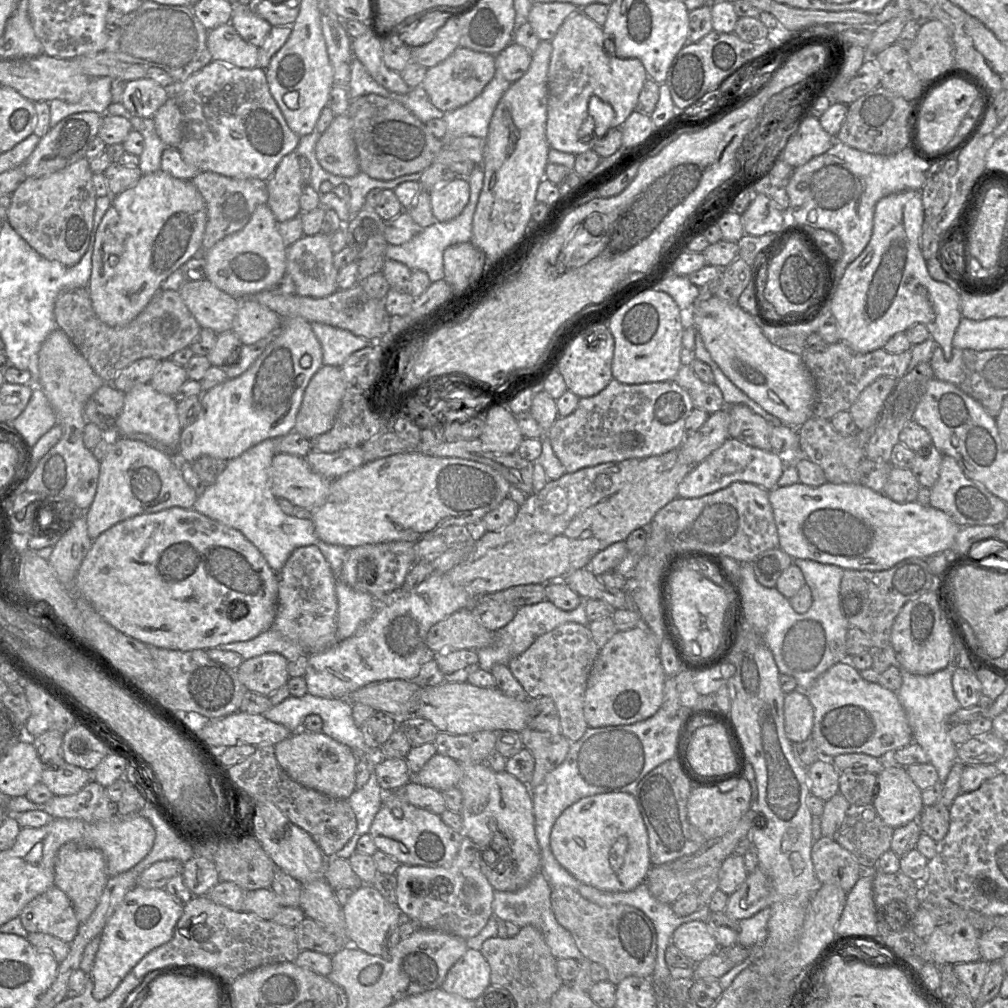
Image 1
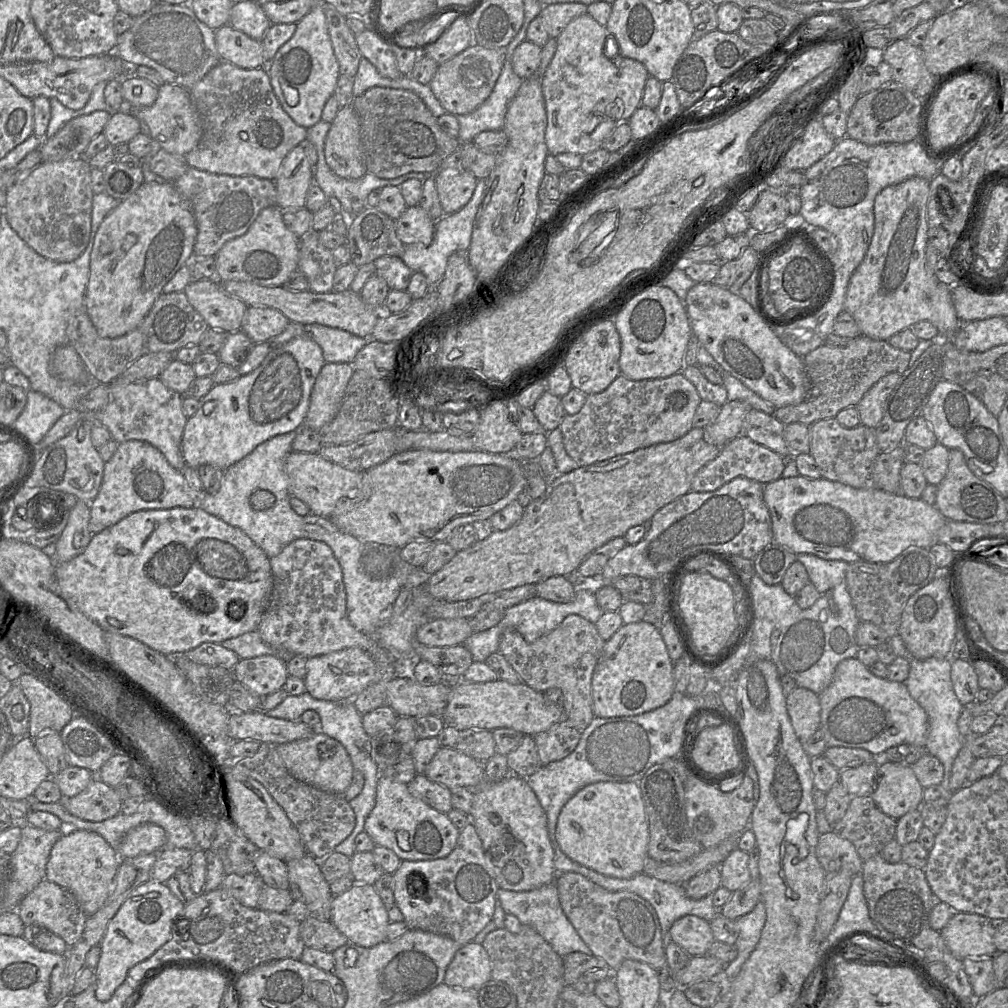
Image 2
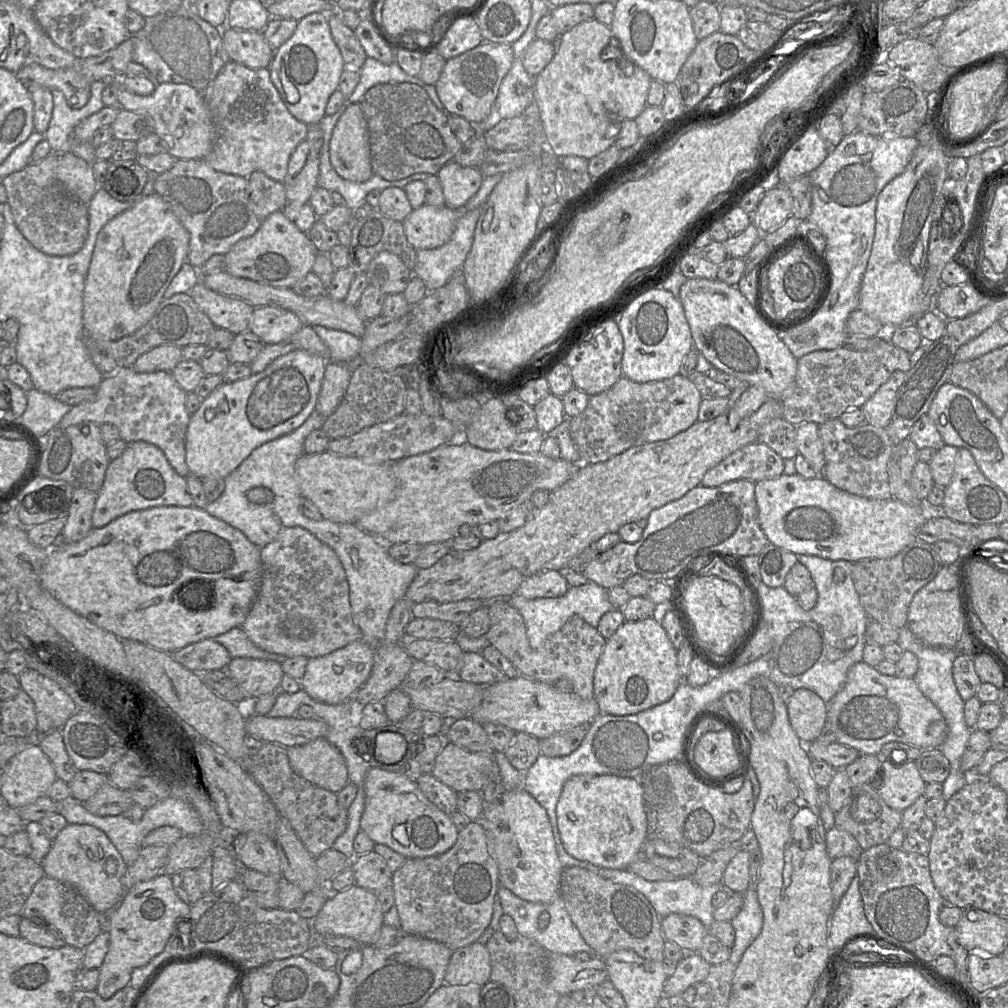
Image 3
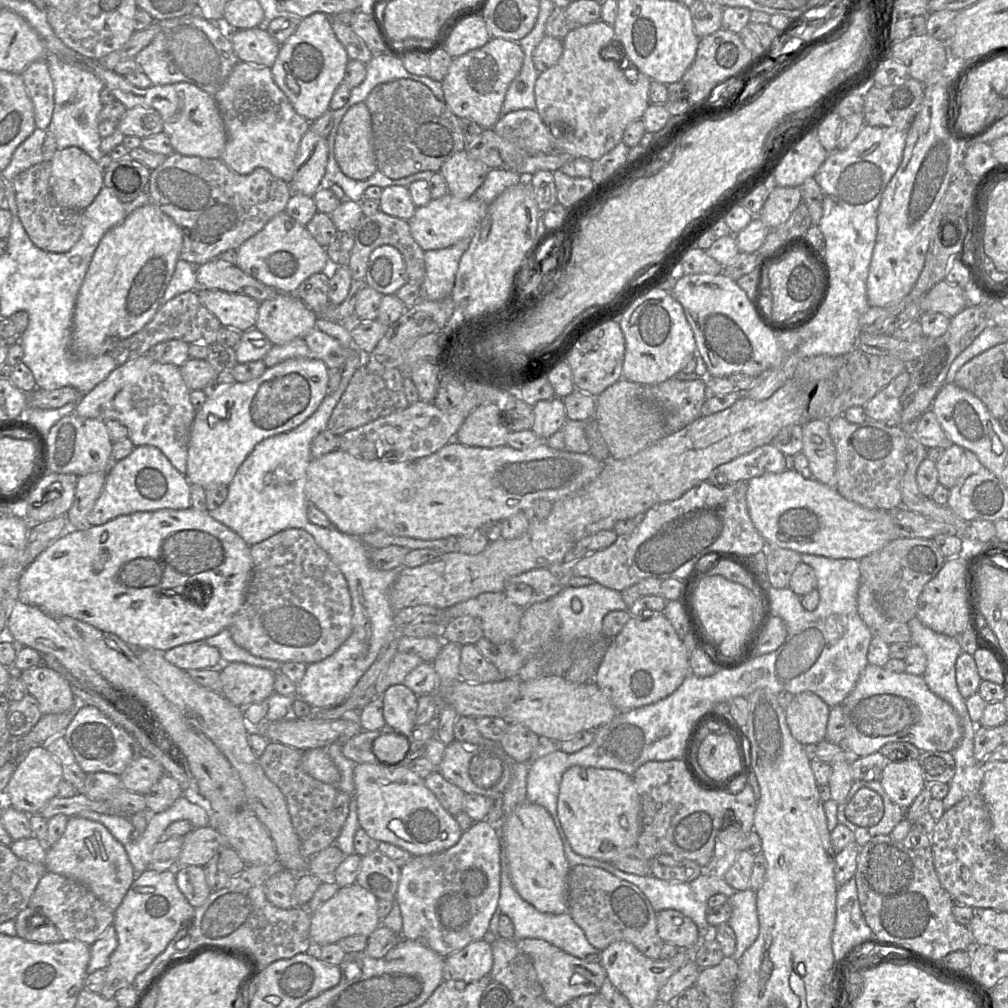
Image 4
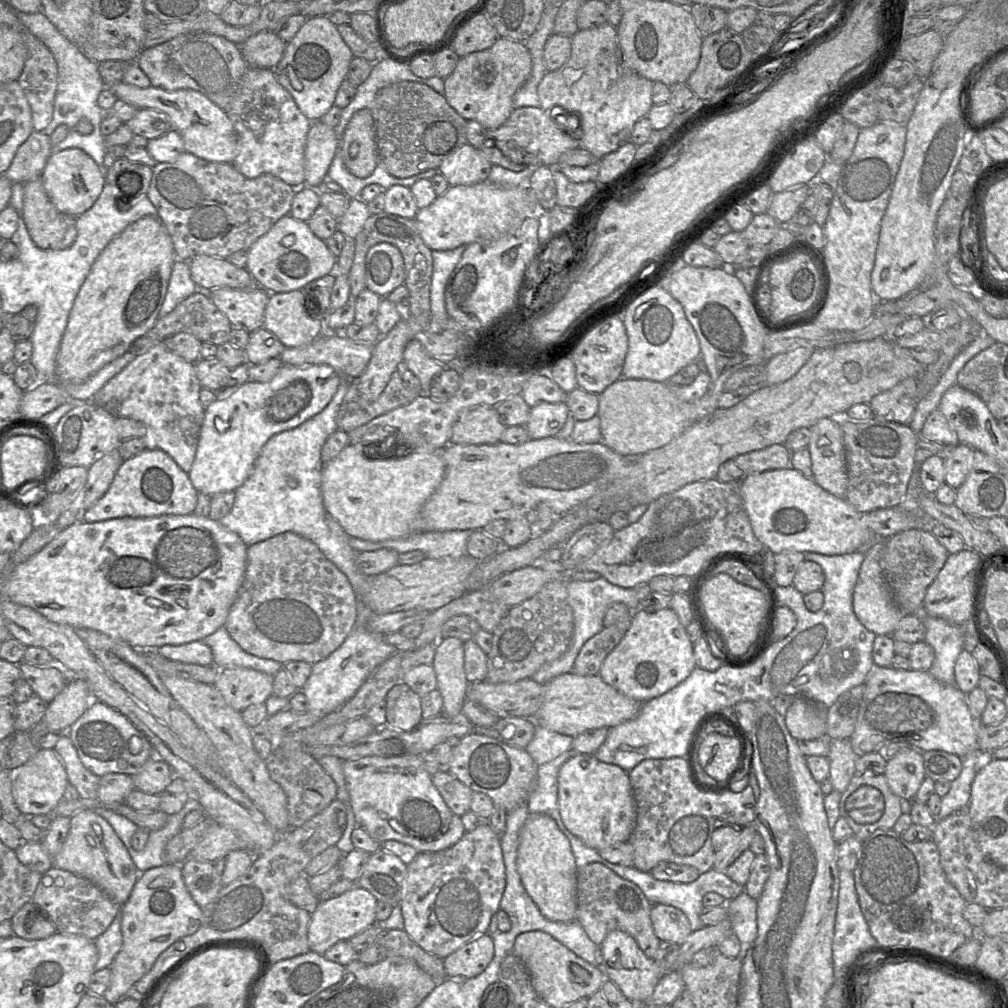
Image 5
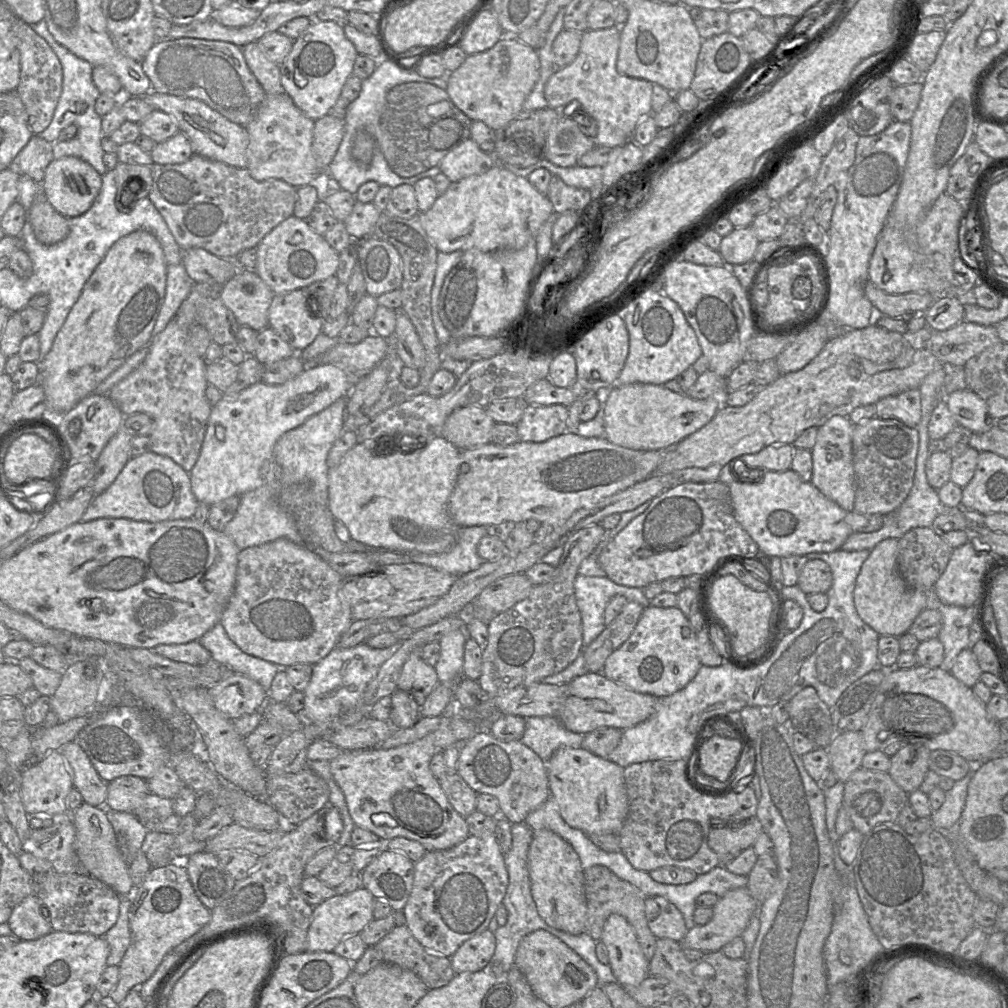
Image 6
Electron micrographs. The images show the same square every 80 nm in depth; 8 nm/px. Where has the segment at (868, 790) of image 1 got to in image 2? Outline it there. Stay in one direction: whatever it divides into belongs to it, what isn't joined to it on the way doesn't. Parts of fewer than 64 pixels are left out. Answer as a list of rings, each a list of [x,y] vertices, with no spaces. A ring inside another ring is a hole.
[[[878,760],[846,768],[840,772],[839,782],[852,797],[869,796],[875,789],[877,771]]]

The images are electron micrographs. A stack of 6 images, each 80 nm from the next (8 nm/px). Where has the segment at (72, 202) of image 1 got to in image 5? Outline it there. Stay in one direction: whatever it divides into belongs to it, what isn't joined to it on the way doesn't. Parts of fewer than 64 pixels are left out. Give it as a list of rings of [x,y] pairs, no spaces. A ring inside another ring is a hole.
[[[42,175],[24,185],[23,218],[30,237],[42,250],[64,250],[76,240],[76,217],[56,209],[45,191]]]

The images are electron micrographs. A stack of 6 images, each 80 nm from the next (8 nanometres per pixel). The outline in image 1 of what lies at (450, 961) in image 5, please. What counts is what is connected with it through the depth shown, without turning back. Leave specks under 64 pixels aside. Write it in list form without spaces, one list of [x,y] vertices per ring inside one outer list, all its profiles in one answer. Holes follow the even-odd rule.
[[[470,949],[449,969],[441,988],[475,1001],[491,984],[491,967],[480,950]]]

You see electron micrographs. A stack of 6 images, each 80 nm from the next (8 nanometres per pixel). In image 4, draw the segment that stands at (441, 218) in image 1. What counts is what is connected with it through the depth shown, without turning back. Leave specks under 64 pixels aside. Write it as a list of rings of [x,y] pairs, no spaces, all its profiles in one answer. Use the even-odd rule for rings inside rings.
[[[463,150],[446,160],[439,173],[447,183],[448,193],[458,199],[469,199],[474,197],[488,171],[485,164],[471,158],[466,150]]]

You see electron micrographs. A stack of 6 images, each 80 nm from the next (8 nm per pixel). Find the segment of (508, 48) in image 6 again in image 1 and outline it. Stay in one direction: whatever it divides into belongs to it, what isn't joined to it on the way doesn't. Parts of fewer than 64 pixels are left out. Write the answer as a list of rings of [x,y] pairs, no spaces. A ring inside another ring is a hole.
[[[458,47],[443,62],[428,68],[421,88],[430,102],[443,112],[455,110],[475,99],[496,74],[495,56]]]

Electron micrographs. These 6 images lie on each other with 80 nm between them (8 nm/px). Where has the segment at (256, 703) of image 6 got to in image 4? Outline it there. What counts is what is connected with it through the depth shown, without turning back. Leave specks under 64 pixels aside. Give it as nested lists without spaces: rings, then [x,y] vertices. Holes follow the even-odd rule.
[[[242,662],[223,663],[220,666],[222,695],[235,706],[245,709],[250,704],[267,700],[274,693],[276,672]]]

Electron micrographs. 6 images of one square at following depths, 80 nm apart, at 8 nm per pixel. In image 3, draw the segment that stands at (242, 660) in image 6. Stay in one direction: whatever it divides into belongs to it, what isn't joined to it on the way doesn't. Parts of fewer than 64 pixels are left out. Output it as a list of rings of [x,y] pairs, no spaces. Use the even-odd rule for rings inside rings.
[[[241,627],[233,628],[228,632],[221,634],[213,639],[224,646],[233,658],[252,658],[274,660],[282,664],[287,657],[275,653],[264,651],[257,647],[242,630]]]

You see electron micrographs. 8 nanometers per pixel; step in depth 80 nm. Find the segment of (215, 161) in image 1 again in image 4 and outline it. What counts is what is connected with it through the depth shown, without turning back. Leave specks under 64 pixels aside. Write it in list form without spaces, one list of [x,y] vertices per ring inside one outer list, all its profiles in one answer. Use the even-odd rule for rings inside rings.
[[[239,61],[213,98],[227,136],[220,160],[238,174],[248,175],[256,168],[264,168],[290,183],[298,147],[310,122],[294,110],[275,83],[271,68]]]

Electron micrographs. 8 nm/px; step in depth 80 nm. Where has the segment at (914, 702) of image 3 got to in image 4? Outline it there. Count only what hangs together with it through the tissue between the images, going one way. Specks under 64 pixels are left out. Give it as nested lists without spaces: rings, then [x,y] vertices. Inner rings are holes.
[[[868,663],[841,705],[846,723],[842,746],[851,757],[868,756],[892,742],[911,743],[921,752],[952,752],[962,738],[958,715],[928,688],[922,676],[896,673]]]

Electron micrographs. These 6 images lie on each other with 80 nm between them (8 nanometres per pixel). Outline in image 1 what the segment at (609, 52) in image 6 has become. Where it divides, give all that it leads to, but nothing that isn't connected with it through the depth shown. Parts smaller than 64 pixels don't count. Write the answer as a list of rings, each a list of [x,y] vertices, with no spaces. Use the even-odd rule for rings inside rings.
[[[581,10],[571,14],[560,26],[552,43],[552,55],[548,69],[547,88],[548,88],[548,103],[547,103],[547,122],[546,122],[546,138],[549,147],[560,152],[570,153],[573,155],[582,154],[591,150],[597,139],[602,138],[611,128],[620,128],[626,121],[629,115],[635,111],[640,91],[644,82],[648,78],[648,74],[642,64],[637,58],[620,58],[620,61],[610,61],[610,55],[605,52],[605,33],[603,28],[590,19]]]

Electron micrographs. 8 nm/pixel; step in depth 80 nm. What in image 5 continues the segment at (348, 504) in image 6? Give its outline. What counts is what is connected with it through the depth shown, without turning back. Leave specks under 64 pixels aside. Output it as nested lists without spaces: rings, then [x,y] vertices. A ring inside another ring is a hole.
[[[349,444],[336,457],[323,464],[321,491],[324,507],[340,523],[348,537],[372,542],[404,538],[412,534],[413,520],[444,477],[442,450],[415,453],[404,458],[369,459],[364,455],[364,447],[369,445]]]

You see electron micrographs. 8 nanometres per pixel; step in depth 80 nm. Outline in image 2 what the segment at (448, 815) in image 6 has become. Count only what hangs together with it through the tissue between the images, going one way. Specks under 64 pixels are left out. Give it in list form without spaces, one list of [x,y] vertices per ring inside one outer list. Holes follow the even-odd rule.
[[[382,773],[377,781],[375,806],[365,820],[364,832],[375,845],[386,847],[401,860],[408,861],[435,860],[448,856],[455,848],[460,833],[447,814],[412,796],[407,784],[396,782]]]

